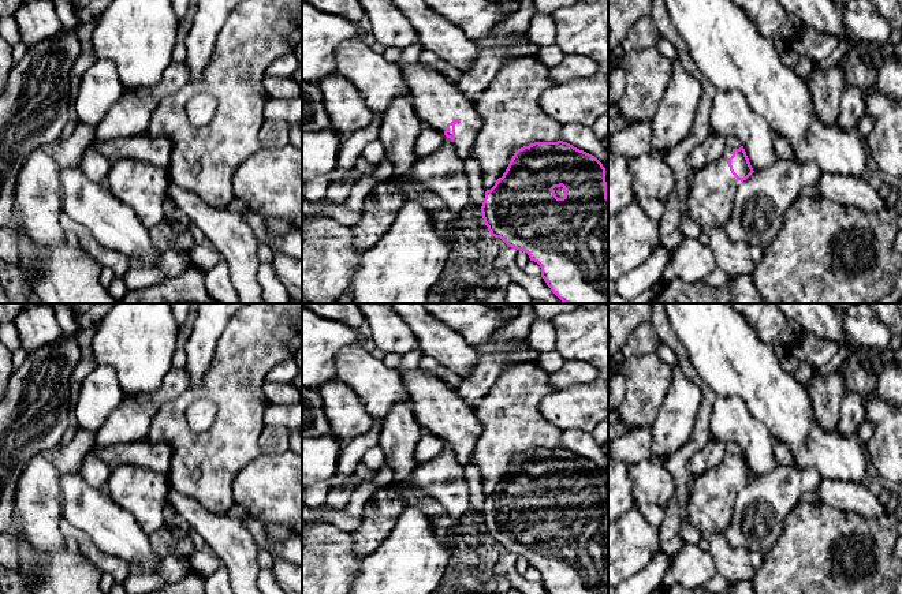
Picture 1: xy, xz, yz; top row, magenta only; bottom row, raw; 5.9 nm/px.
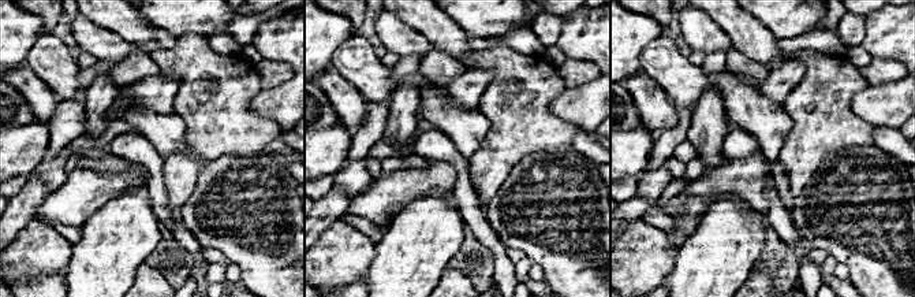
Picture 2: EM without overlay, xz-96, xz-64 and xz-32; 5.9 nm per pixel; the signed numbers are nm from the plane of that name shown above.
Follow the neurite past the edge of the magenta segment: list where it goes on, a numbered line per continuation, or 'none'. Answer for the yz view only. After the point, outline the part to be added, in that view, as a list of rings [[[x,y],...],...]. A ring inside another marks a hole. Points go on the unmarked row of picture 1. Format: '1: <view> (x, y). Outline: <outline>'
1: yz (712, 496). Outline: [[[726,453],[722,463],[697,475],[692,481],[689,501],[686,507],[687,524],[697,528],[702,535],[711,535],[712,533],[724,533],[731,523],[735,509],[735,500],[741,492],[730,477],[728,464],[733,462],[733,455]]]

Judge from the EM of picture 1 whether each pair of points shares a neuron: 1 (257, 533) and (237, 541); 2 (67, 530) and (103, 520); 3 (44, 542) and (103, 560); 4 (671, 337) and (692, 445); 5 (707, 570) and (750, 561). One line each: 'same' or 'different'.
1: different
2: different
3: different
4: same
5: different

